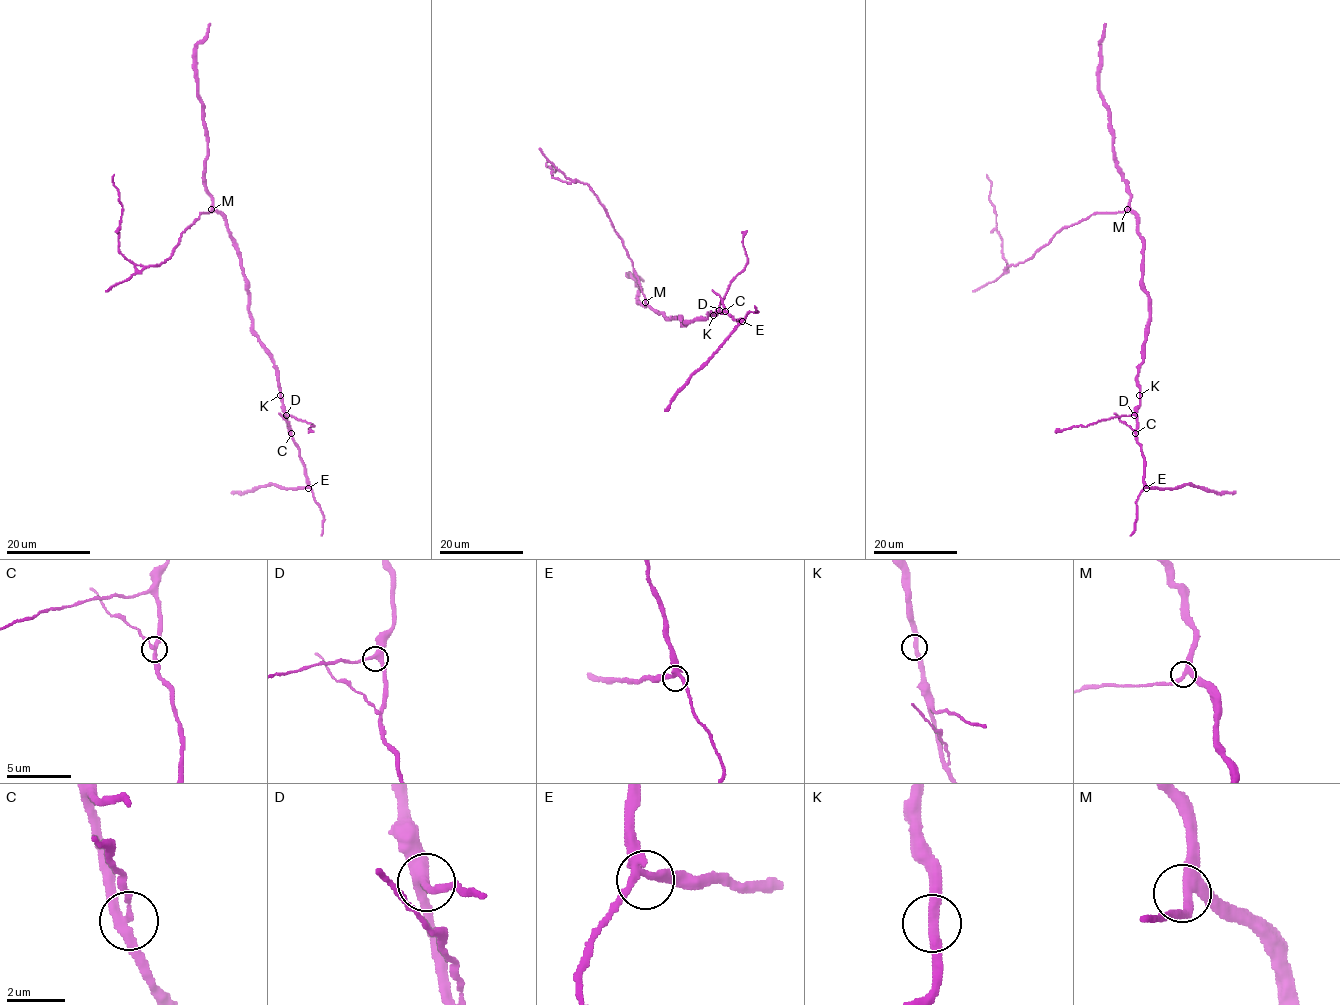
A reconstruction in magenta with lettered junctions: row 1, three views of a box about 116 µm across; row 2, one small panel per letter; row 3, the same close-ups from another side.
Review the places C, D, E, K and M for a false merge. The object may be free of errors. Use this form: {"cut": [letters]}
{"cut": ["C"]}

